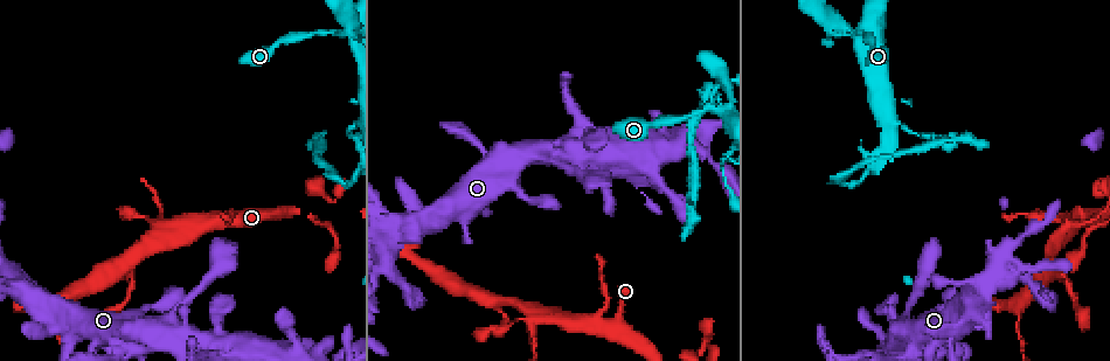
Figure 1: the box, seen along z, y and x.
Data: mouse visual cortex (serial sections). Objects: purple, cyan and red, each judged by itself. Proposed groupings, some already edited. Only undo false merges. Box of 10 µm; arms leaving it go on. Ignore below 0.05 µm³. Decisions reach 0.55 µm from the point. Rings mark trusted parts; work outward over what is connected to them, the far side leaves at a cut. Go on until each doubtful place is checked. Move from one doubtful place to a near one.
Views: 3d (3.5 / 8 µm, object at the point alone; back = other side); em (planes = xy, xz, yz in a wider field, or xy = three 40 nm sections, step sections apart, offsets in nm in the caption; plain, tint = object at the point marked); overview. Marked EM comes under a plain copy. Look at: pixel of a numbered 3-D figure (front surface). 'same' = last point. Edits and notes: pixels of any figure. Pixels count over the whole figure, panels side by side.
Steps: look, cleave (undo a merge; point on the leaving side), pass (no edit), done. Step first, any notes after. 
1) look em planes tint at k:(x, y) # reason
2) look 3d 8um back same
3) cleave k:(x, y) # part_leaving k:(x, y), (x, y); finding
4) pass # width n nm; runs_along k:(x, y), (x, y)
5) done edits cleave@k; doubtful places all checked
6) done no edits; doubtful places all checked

look 3d 3.5um at 1:(159, 225) # abrupt turn

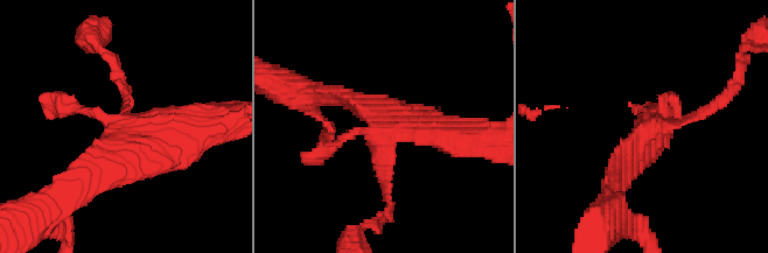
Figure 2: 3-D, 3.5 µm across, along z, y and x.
look em xy step 5 tint at 2:(116, 124) # need the tissue

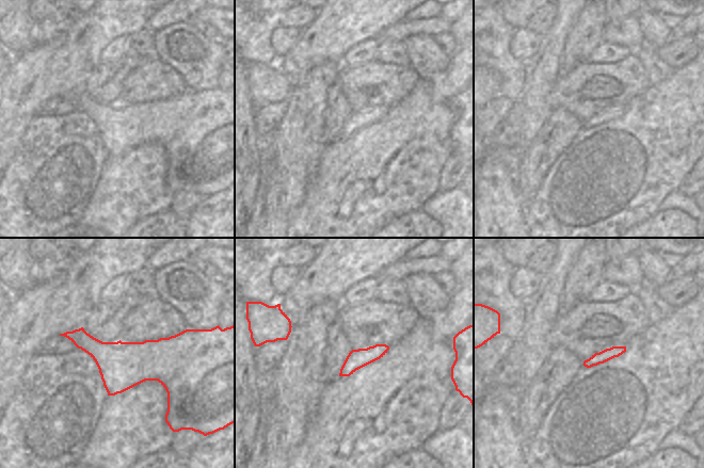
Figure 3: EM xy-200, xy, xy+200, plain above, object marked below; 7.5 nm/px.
look em xy step 3 tint same # another direction

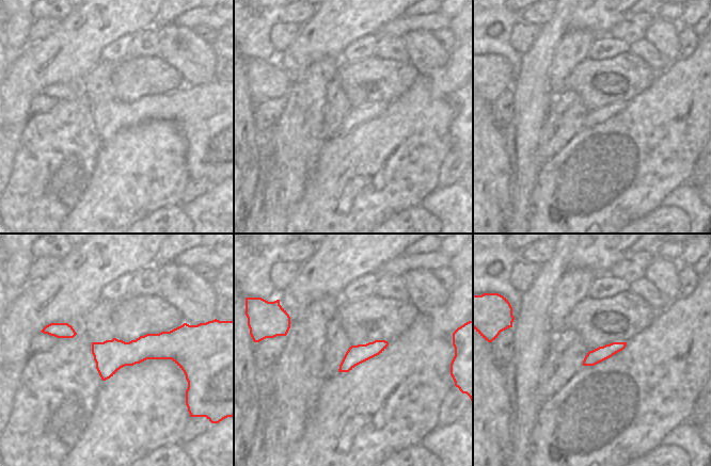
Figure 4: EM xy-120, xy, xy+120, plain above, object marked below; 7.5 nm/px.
pass # runs_along 4:(94, 344), (99, 350), (184, 352); all the same cell

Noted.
look em xy step 5 tint at 1:(343, 31) # calibre changes

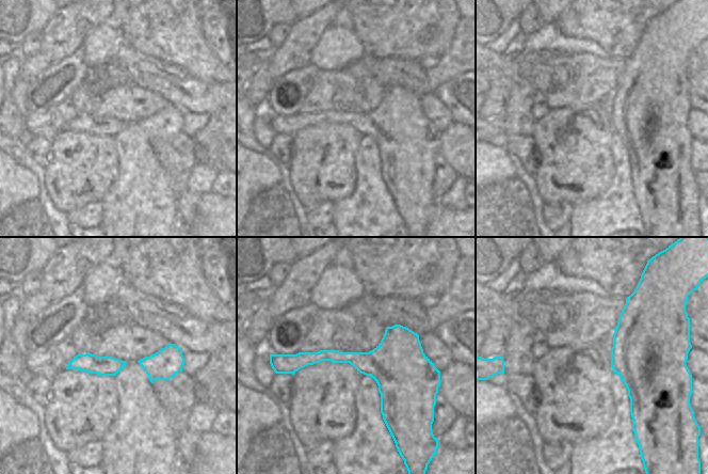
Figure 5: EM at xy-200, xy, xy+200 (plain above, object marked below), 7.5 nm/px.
look 3d 3.5um same

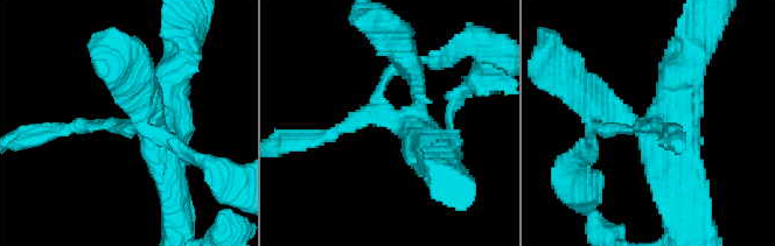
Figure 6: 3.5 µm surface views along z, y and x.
pass # runs_along 5:(427, 361), (320, 356), (286, 365); one cell here

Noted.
look 3d 8um at 1:(334, 177) # sharp bend

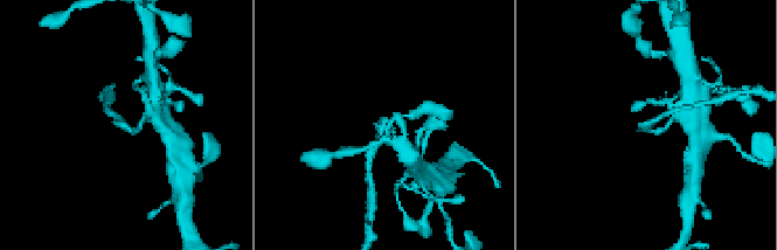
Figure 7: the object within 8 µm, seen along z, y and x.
look em xy step 1 tint same

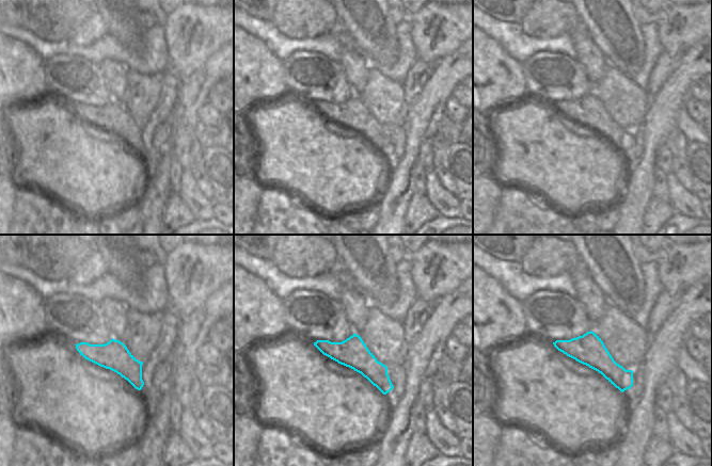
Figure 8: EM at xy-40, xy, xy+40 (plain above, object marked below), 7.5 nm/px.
cleave 7:(110, 112) # part_leaving 7:(129, 129), (106, 108); a second cell is stuck on

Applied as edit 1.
done edits cleave@7; doubtful places all checked

